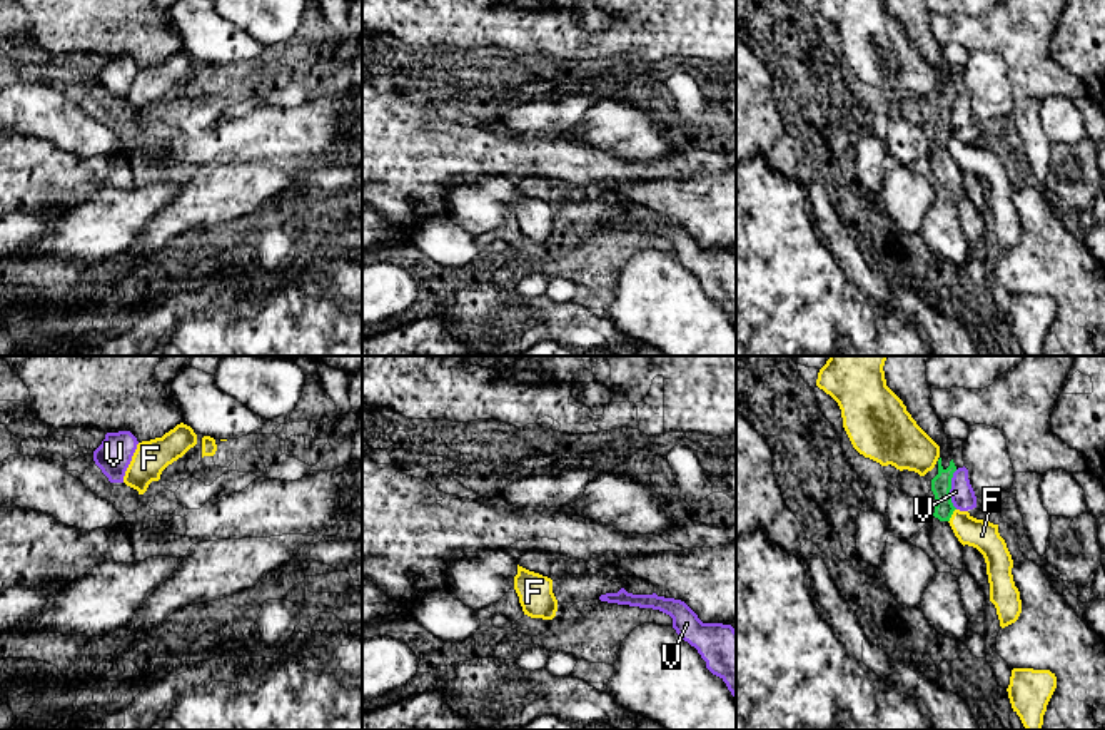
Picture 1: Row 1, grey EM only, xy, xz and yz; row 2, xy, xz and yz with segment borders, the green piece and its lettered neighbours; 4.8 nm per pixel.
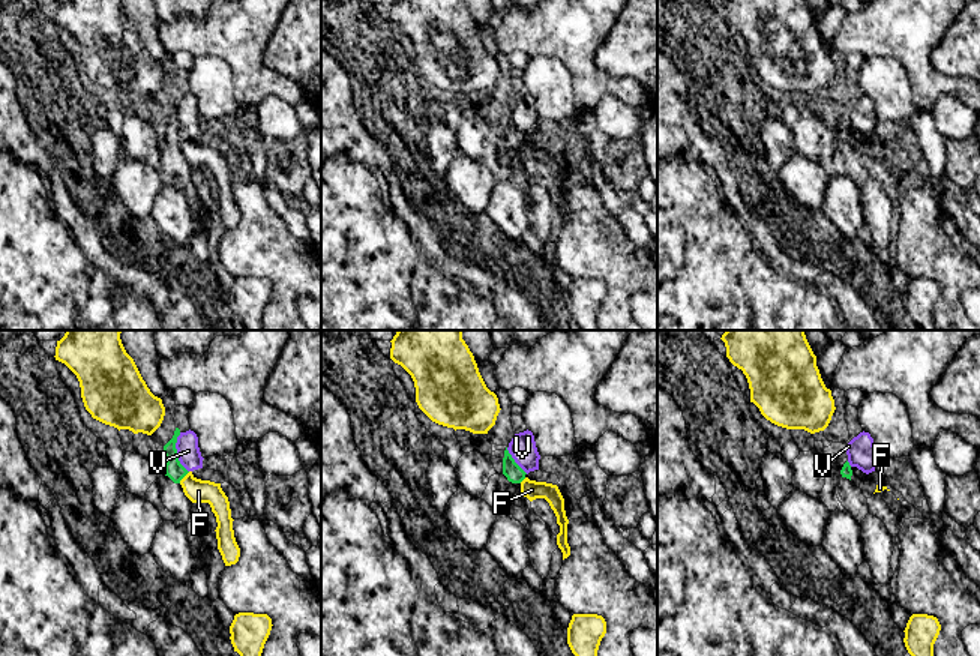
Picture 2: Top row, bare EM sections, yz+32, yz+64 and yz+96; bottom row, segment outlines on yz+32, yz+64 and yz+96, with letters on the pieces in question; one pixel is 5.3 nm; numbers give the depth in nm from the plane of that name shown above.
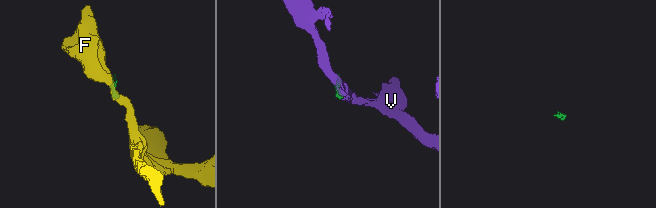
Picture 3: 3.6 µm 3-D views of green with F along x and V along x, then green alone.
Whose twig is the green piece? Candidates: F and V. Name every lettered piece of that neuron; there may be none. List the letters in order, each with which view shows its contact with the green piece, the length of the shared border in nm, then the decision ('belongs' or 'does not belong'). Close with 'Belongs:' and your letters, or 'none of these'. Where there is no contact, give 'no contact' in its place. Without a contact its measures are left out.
F: contact in yz; length 80 nm; does not belong
V: contact in yz; length 190 nm; does not belong
Belongs: none of these

